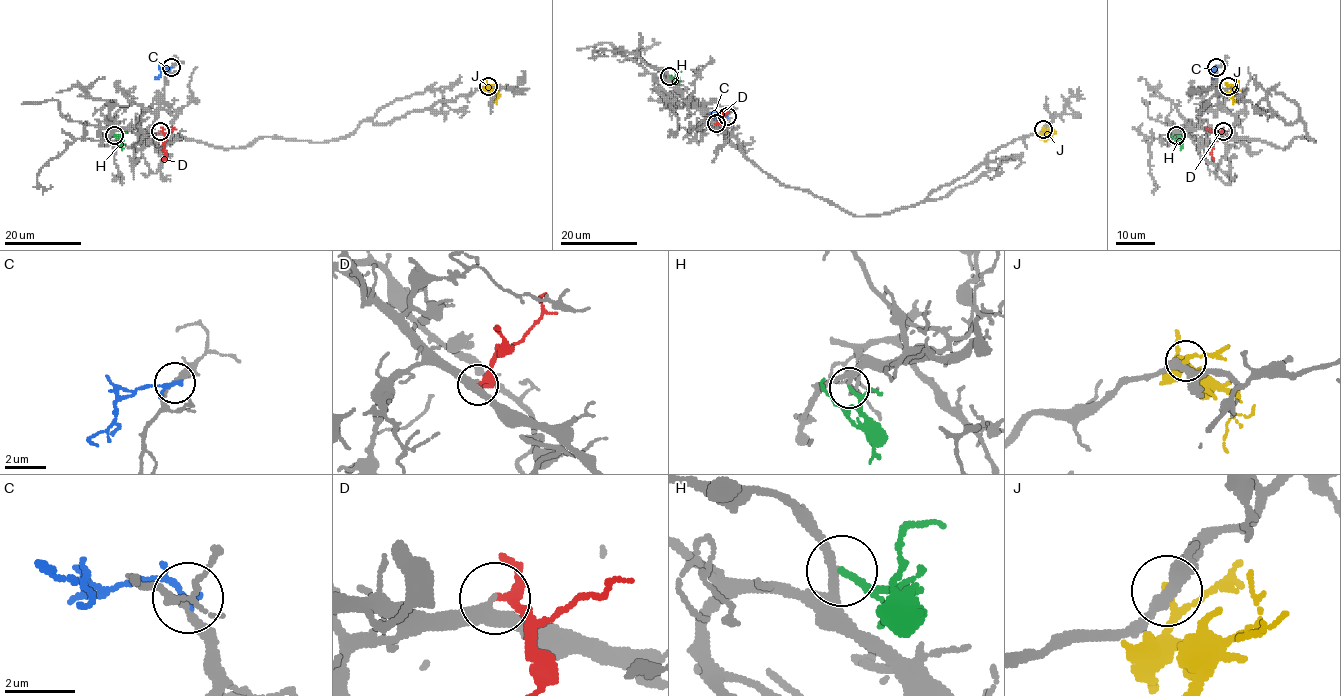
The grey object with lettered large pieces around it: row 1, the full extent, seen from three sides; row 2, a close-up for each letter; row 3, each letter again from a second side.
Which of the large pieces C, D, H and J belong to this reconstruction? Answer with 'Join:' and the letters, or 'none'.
Join: H

